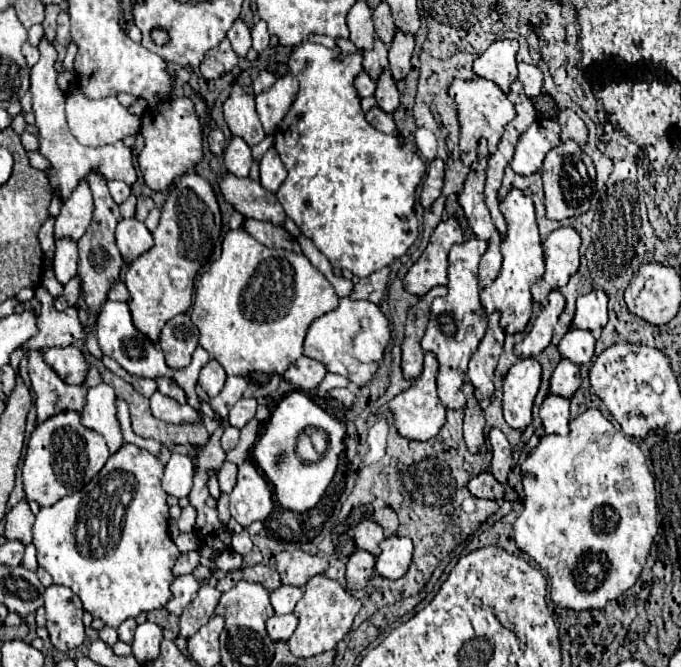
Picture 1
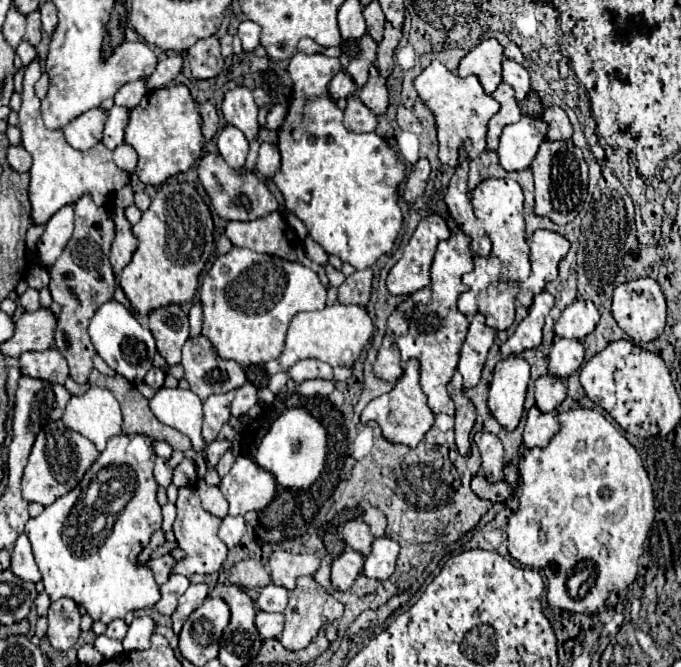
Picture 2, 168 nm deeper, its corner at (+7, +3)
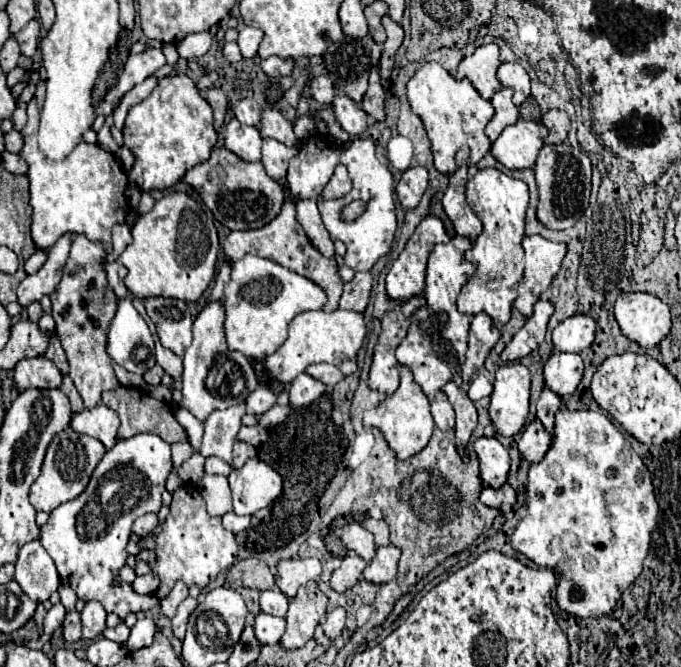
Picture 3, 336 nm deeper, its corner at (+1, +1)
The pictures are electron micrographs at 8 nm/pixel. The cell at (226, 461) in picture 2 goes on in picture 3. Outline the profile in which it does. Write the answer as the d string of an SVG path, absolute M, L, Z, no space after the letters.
M236 442L234 444L234 468L242 468L248 458L256 456L256 448L246 442Z

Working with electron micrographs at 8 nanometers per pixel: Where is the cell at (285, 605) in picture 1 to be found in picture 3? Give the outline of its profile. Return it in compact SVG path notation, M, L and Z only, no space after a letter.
M270 588L260 592L260 610L272 616L284 616L288 610L288 598L280 592L280 588Z

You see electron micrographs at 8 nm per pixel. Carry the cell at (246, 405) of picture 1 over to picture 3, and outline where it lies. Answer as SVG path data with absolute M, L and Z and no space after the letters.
M258 386L246 400L246 412L254 414L254 416L262 416L274 404L276 404L276 396L266 386Z

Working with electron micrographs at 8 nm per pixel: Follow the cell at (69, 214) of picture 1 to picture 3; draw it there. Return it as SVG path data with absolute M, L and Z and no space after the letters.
M64 234L50 250L46 264L36 272L26 276L17 288L17 299L20 306L30 306L30 302L42 300L42 296L48 296L56 290L64 262L70 252L70 234Z

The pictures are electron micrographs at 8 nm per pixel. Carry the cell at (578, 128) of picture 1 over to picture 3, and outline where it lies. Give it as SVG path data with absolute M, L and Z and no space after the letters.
M548 110L542 116L542 124L548 128L546 144L562 144L566 140L568 128L570 128L570 118L562 110Z

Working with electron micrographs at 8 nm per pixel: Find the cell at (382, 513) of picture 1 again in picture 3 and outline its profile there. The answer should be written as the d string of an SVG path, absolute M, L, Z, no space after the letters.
M366 518L366 520L364 520L364 528L374 534L376 546L388 546L388 544L390 544L390 540L388 540L388 524L386 524L384 520Z

